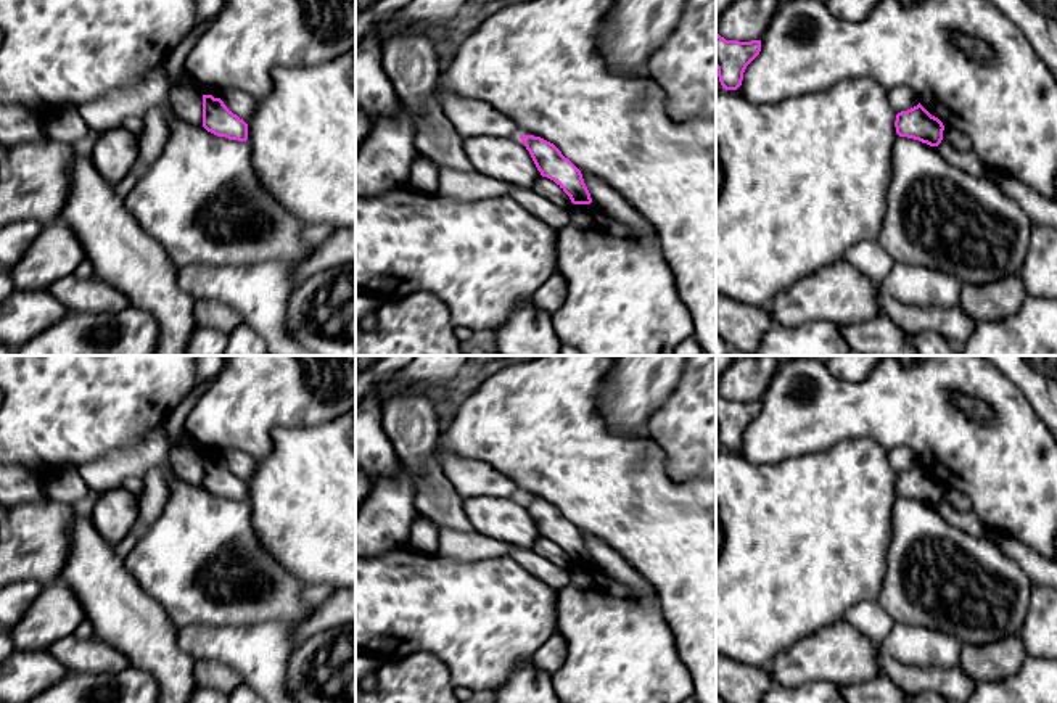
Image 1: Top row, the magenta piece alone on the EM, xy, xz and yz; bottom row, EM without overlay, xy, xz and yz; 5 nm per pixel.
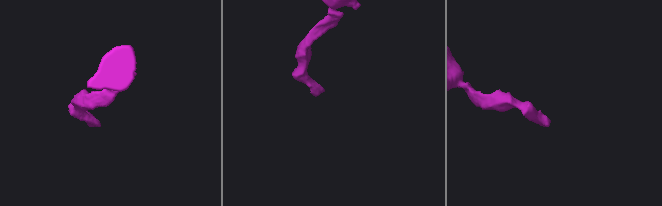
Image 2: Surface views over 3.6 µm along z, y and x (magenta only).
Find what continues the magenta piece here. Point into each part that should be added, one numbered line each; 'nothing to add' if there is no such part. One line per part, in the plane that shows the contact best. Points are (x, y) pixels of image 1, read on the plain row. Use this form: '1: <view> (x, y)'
nothing to add

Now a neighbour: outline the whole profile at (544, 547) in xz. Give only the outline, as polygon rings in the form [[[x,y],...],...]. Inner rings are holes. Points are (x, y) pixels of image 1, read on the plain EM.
[[[539,537],[533,547],[533,552],[537,555],[550,560],[552,563],[558,565],[560,568],[568,568],[571,566],[570,557],[563,552],[560,545],[557,545],[553,541],[547,537]]]

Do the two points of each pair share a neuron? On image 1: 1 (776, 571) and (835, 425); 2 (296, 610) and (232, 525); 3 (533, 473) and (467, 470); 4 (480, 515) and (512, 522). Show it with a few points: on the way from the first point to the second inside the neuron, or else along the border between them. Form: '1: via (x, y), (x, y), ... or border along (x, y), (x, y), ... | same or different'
1: border along (861, 438), (789, 459) | different
2: via (275, 589), (275, 579), (242, 546) | same
3: border along (462, 457), (483, 460), (507, 475), (520, 494) | different
4: via (488, 515), (504, 518) | same

